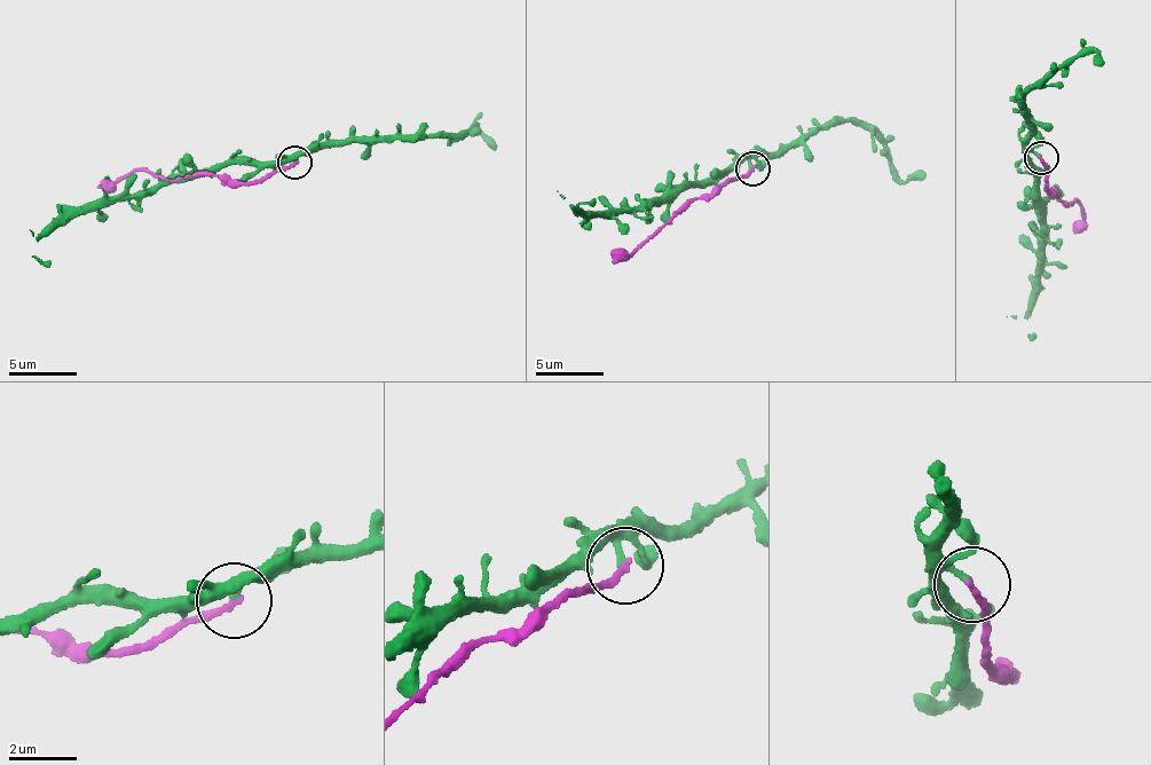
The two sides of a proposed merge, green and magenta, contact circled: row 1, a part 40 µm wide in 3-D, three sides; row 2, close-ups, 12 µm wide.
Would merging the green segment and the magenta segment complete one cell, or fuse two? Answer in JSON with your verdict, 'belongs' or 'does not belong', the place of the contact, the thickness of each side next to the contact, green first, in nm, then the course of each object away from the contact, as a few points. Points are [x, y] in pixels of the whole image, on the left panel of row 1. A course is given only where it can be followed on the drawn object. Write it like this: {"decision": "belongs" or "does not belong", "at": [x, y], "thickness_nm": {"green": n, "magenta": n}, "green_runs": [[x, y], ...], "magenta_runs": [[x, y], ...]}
{"decision": "does not belong", "at": [294, 163], "thickness_nm": {"green": 180, "magenta": 190}, "green_runs": [[296, 164], [288, 156], [217, 164], [186, 171], [128, 199], [69, 213], [37, 241], [37, 257], [50, 265]], "magenta_runs": [[296, 164], [252, 180], [199, 173], [167, 180], [144, 170], [97, 187]]}

